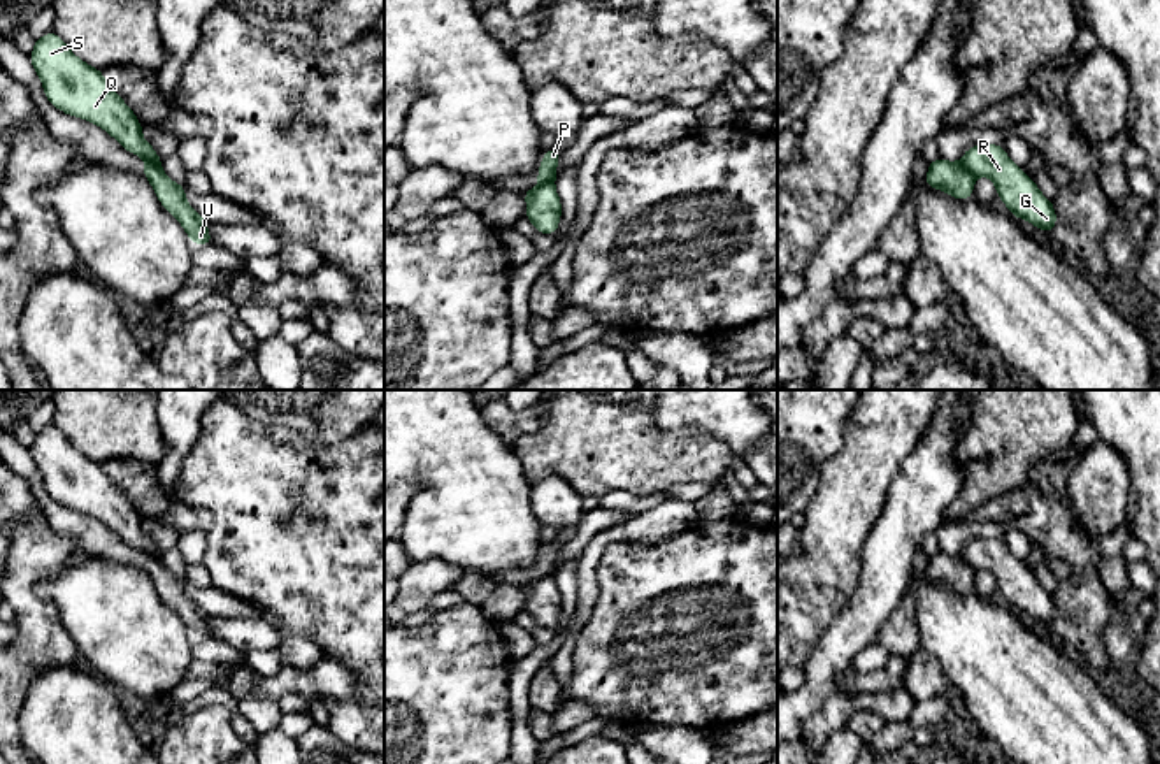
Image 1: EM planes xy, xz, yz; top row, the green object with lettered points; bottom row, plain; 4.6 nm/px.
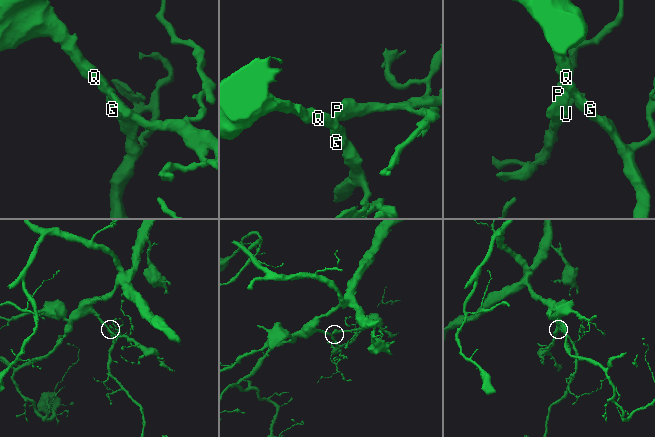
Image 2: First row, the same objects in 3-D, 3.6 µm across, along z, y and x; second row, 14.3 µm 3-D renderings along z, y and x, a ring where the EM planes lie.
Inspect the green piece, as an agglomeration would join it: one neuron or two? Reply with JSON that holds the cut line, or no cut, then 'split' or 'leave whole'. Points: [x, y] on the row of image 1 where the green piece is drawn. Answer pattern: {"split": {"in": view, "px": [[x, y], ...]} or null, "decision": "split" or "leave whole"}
{"split": {"in": "xy", "px": [[146, 158], [160, 164]]}, "decision": "split"}

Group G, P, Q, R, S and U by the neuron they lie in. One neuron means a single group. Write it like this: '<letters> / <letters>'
G Q R S / P U

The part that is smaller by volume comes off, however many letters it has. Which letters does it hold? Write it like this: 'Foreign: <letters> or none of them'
Foreign: P, U

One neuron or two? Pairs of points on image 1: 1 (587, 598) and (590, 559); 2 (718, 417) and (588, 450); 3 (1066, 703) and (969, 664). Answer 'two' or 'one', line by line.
1: one
2: two
3: one

